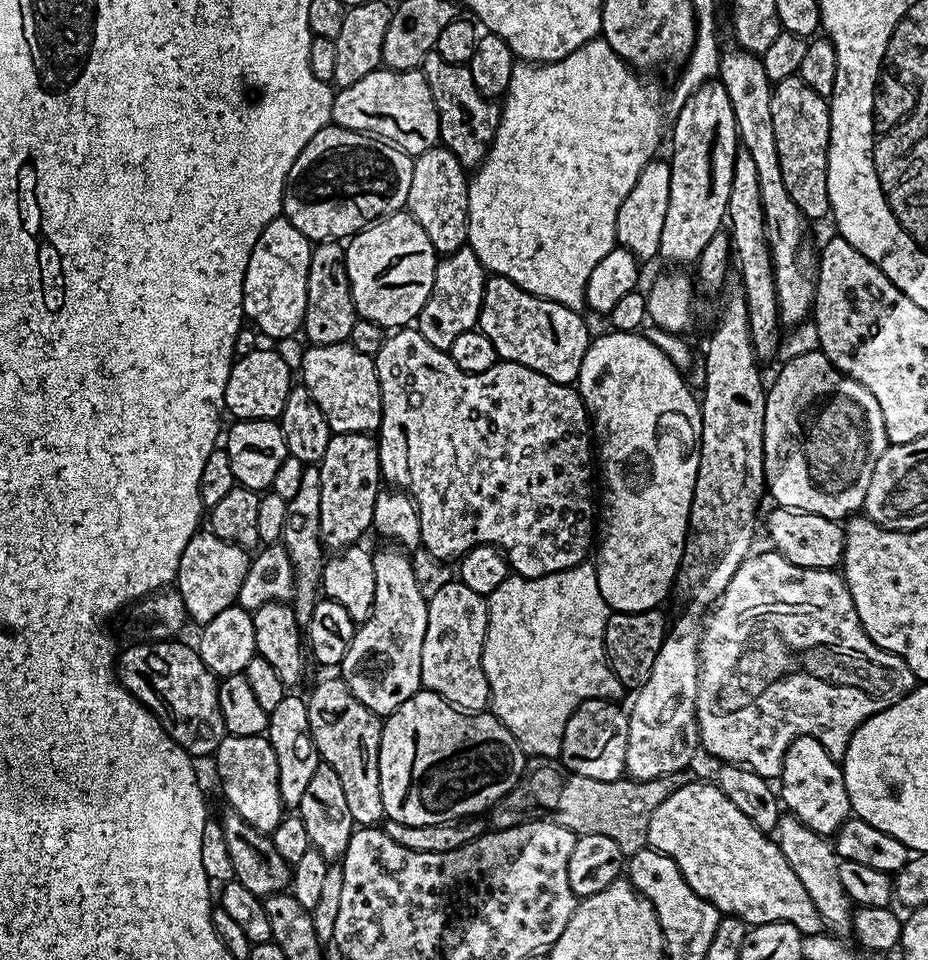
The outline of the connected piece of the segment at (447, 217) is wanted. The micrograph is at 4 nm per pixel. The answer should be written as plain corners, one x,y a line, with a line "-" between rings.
436,145
413,159
410,189
405,207
423,226
439,255
465,247
468,239
468,174
458,158
444,145

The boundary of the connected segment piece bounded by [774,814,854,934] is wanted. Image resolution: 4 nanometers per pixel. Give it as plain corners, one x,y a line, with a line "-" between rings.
791,814
781,815
774,833
774,839
786,862
793,867
794,874
802,881
802,886
814,902
823,923
834,928
835,933
849,933
854,915
852,903
842,890
841,878
838,875
839,857
836,855
833,841
827,836
819,836
814,830
806,827
798,817

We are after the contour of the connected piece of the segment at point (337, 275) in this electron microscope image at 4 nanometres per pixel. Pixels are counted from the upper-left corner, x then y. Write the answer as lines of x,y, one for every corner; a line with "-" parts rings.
325,240
317,243
312,249
310,258
310,278
306,278
306,314
302,336
308,339
309,345
314,344
343,344
351,337
357,322
356,307
350,290
350,278
346,274
343,243
335,240

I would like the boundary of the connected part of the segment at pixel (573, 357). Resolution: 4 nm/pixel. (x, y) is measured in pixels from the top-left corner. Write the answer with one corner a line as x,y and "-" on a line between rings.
489,275
484,282
479,331
494,342
500,360
518,362
559,384
575,385
580,379
582,358
590,343
585,317
558,302
538,298
510,278

